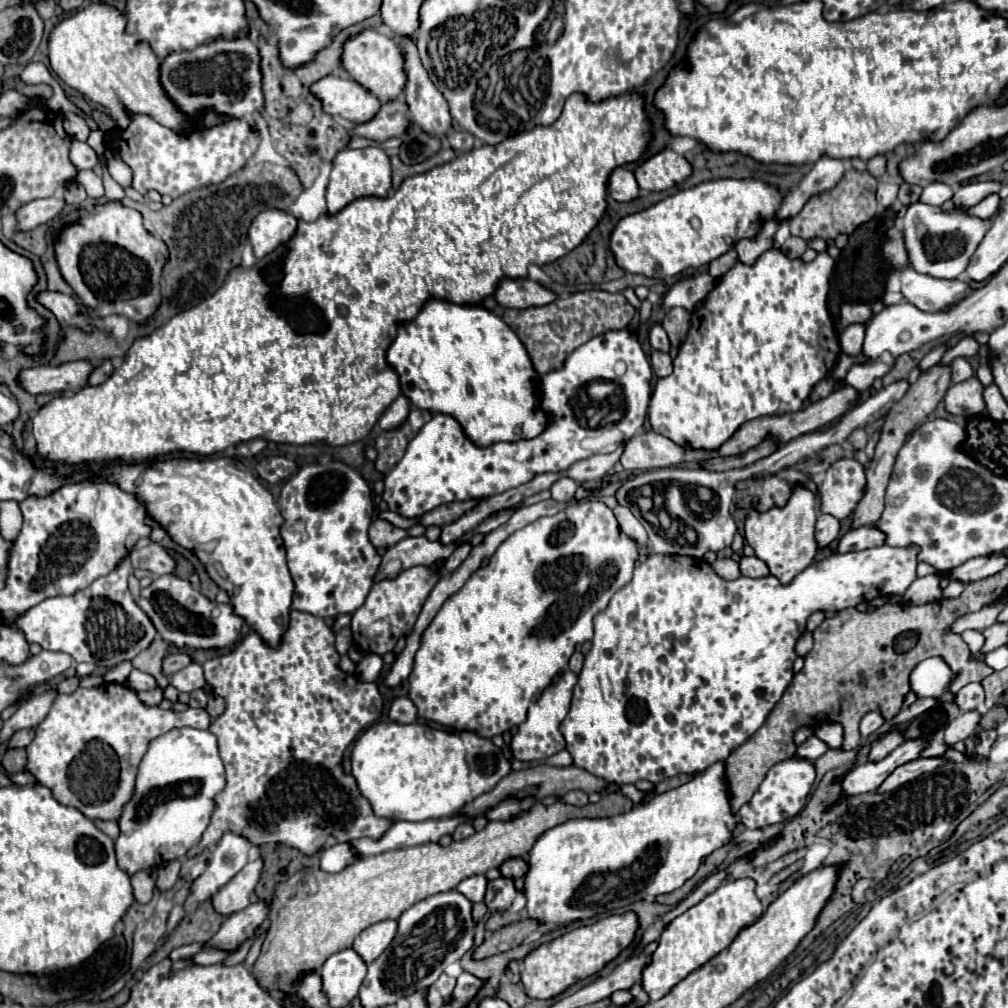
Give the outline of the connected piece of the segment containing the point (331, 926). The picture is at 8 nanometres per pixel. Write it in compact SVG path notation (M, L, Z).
M621 792L607 794L597 804L587 804L583 808L567 806L561 800L553 802L551 806L539 802L529 812L511 822L489 822L481 832L475 832L461 842L451 842L449 846L423 844L383 852L353 862L339 874L327 874L317 868L297 872L291 878L279 882L271 892L271 924L261 954L253 964L253 976L263 990L283 1002L299 978L303 978L303 974L321 970L323 962L331 954L351 948L355 936L367 926L387 918L397 920L407 910L407 906L413 906L415 902L421 902L433 894L453 890L463 878L499 868L507 858L527 858L527 852L535 840L559 822L571 818L605 818L611 814L627 812L631 808L633 802Z

